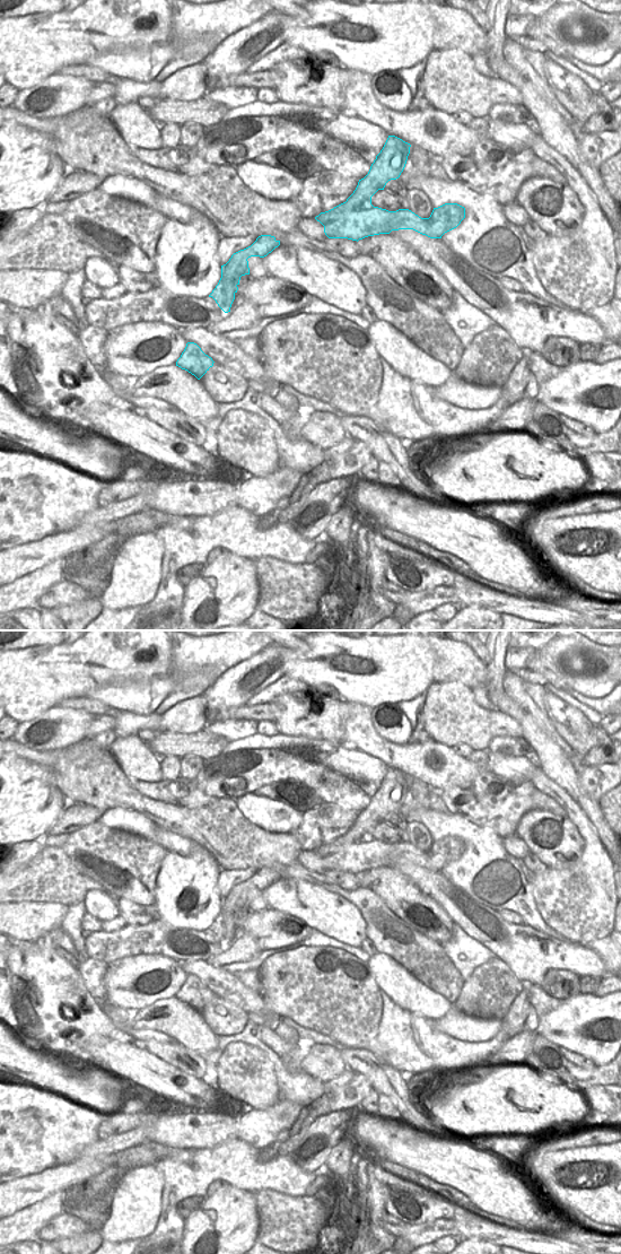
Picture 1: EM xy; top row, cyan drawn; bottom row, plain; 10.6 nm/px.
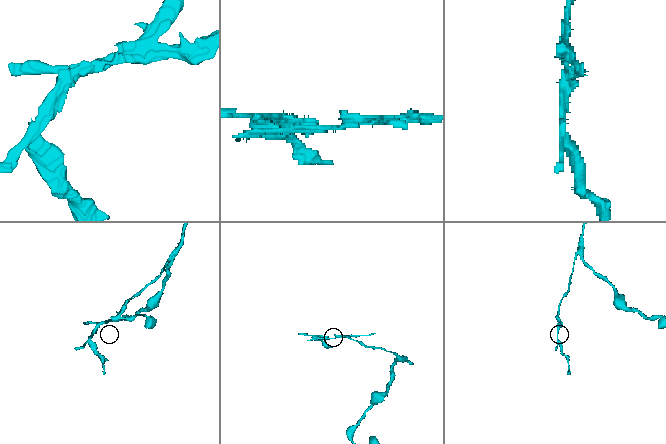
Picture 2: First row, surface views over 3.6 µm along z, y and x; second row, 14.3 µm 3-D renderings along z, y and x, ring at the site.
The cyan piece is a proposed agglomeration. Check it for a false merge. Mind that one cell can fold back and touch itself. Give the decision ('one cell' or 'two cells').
two cells

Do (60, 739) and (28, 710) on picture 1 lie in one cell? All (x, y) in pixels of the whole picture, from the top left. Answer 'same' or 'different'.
different

